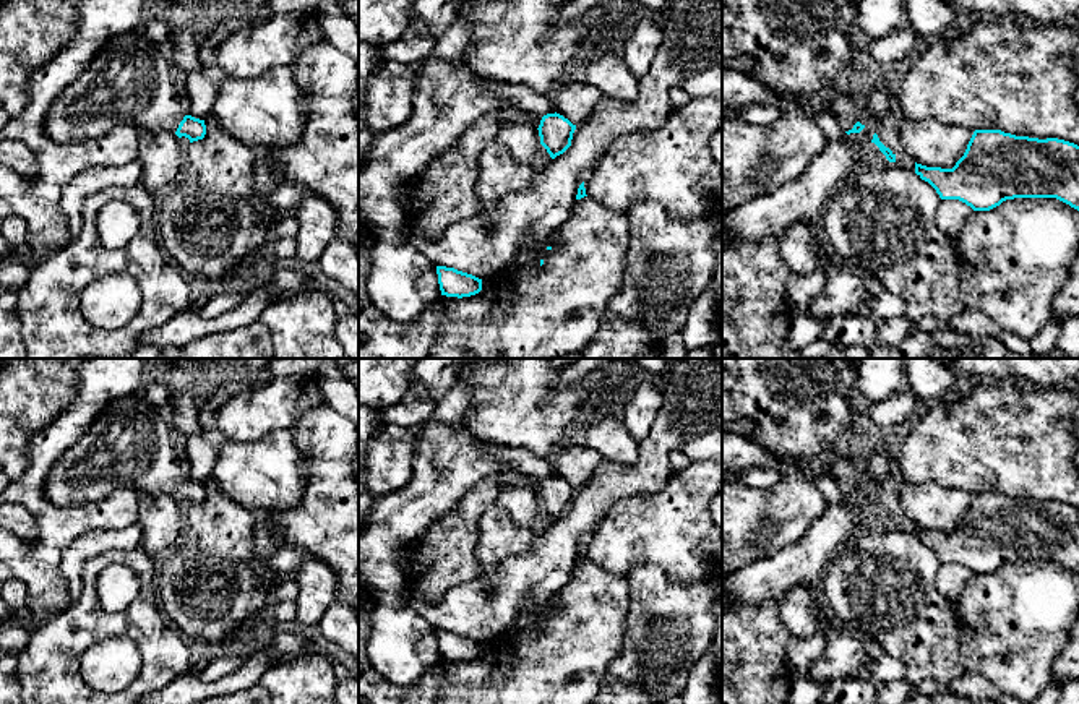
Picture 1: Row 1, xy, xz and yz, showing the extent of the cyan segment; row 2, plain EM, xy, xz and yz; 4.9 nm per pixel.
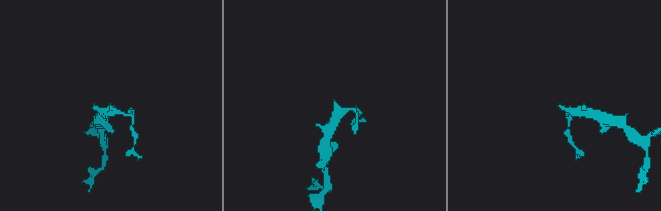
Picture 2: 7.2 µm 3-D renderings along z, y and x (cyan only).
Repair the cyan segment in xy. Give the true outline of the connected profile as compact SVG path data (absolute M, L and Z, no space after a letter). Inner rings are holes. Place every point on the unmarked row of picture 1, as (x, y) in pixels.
M140 394L109 402L81 438L52 464L44 480L47 500L60 508L99 501L118 488L138 495L167 493L190 506L206 498L204 483L183 477L164 412L149 407Z

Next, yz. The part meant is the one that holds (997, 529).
M975 493L964 519L952 532L926 530L915 526L915 537L928 545L941 563L959 563L974 574L990 574L1014 561L1056 561L1079 574L1079 509L1058 501L1029 501L1001 493Z

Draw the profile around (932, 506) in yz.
M894 479L902 514L917 527L952 532L964 519L974 493L936 482L910 483Z

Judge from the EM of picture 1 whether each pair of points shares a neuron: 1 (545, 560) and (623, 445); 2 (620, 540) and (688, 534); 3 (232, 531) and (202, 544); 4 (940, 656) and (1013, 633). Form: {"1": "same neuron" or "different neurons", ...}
{"1": "different neurons", "2": "same neuron", "3": "same neuron", "4": "different neurons"}

